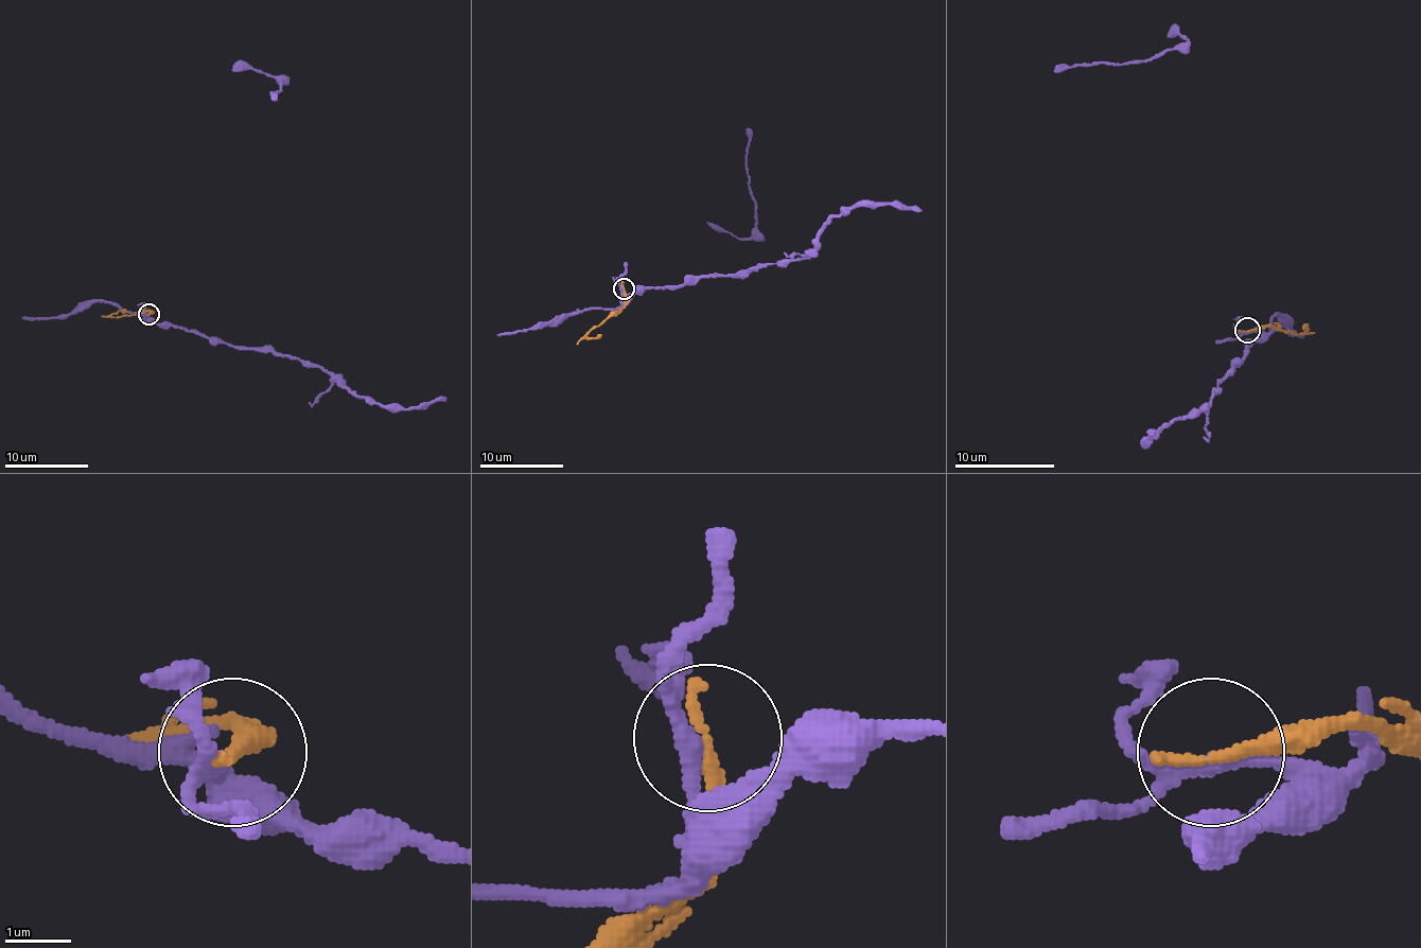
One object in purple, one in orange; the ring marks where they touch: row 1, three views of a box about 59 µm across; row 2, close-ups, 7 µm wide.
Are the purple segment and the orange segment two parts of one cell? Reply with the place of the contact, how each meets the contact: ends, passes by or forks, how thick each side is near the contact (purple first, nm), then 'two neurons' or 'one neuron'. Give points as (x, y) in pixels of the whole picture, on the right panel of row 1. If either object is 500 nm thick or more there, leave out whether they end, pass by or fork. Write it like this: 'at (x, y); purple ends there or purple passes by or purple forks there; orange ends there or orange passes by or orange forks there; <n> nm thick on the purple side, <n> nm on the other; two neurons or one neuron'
at (1247, 330); purple forks there; orange ends there; 200 nm thick on the purple side, 240 nm on the other; two neurons

